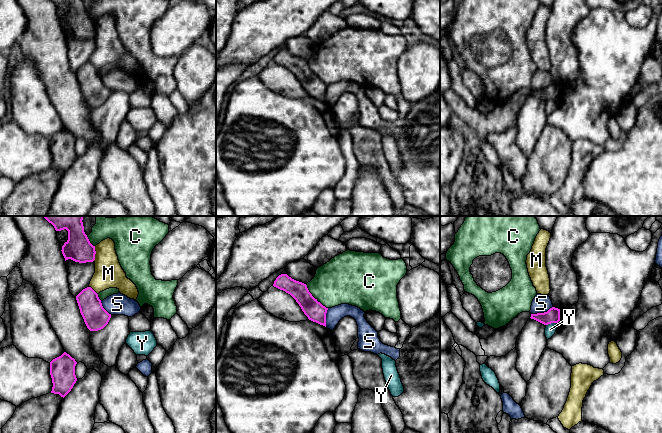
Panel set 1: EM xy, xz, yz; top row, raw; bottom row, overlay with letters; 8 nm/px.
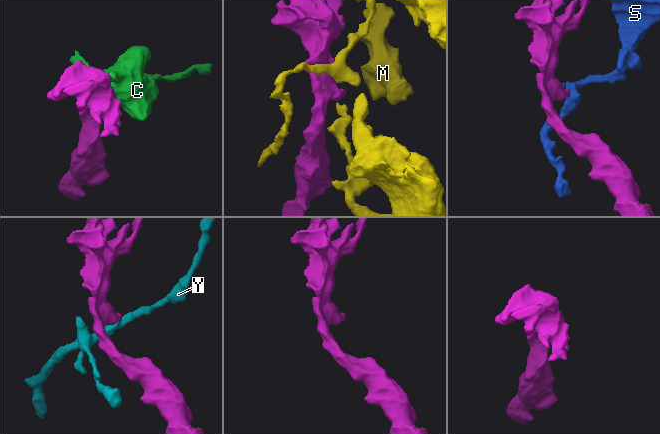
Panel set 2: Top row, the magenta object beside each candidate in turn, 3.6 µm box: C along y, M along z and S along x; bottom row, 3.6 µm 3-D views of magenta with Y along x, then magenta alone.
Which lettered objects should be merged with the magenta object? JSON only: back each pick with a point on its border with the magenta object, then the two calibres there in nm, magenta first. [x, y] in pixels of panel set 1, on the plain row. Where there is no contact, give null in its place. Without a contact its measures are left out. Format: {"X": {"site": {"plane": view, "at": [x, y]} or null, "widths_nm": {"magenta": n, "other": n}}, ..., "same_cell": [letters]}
{"same_cell": []}

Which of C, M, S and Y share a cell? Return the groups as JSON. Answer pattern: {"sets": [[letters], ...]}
{"sets": [["C"], ["M"], ["S"], ["Y"]]}

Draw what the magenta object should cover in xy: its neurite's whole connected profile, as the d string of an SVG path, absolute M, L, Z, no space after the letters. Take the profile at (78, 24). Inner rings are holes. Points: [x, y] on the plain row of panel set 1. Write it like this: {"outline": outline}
{"outline": "M52 0L56 7L66 5L68 16L62 22L65 37L71 35L75 38L86 39L95 36L95 22L93 22L84 8L83 0Z"}

